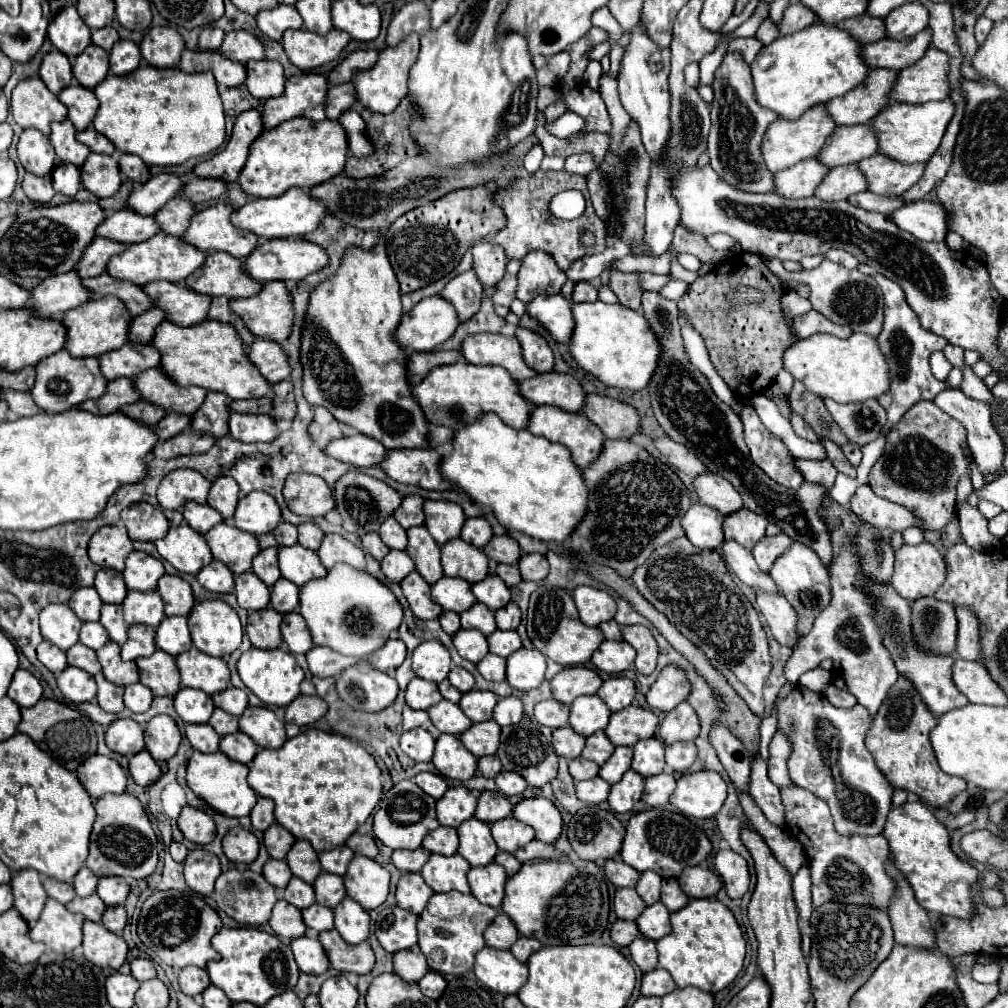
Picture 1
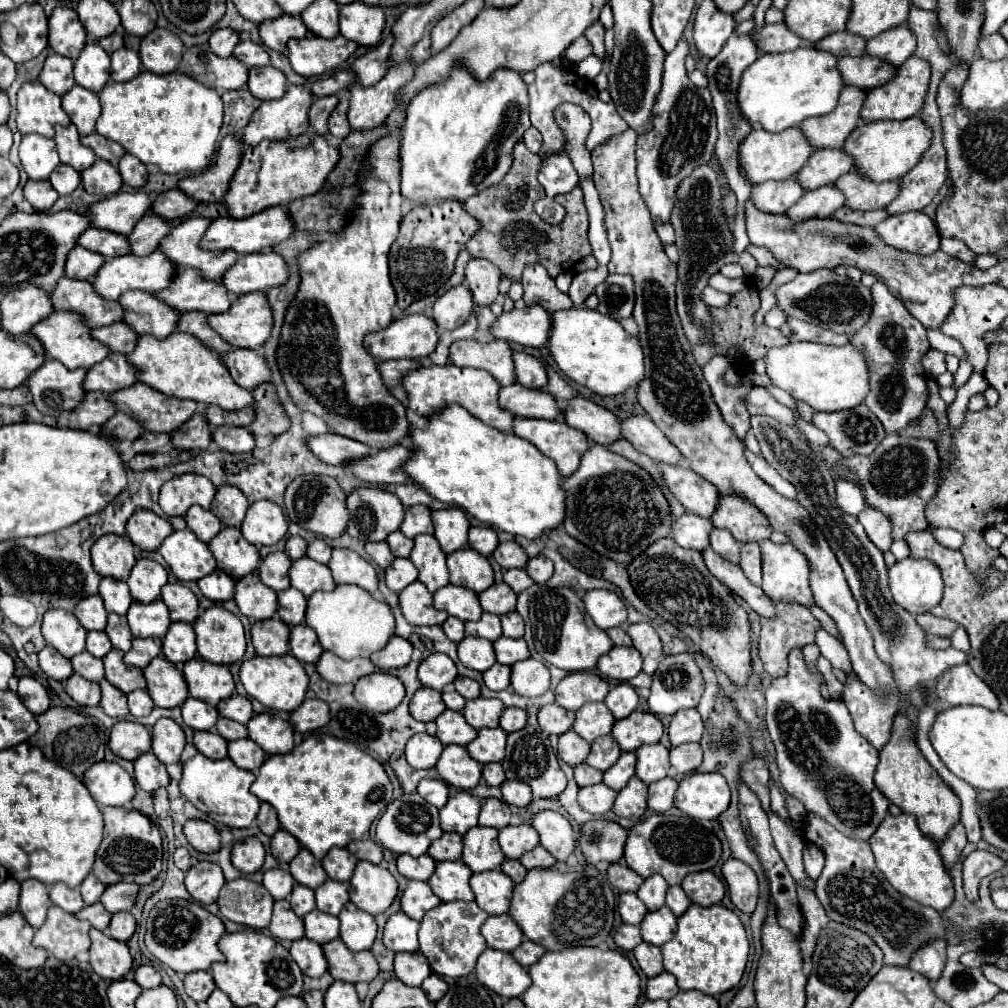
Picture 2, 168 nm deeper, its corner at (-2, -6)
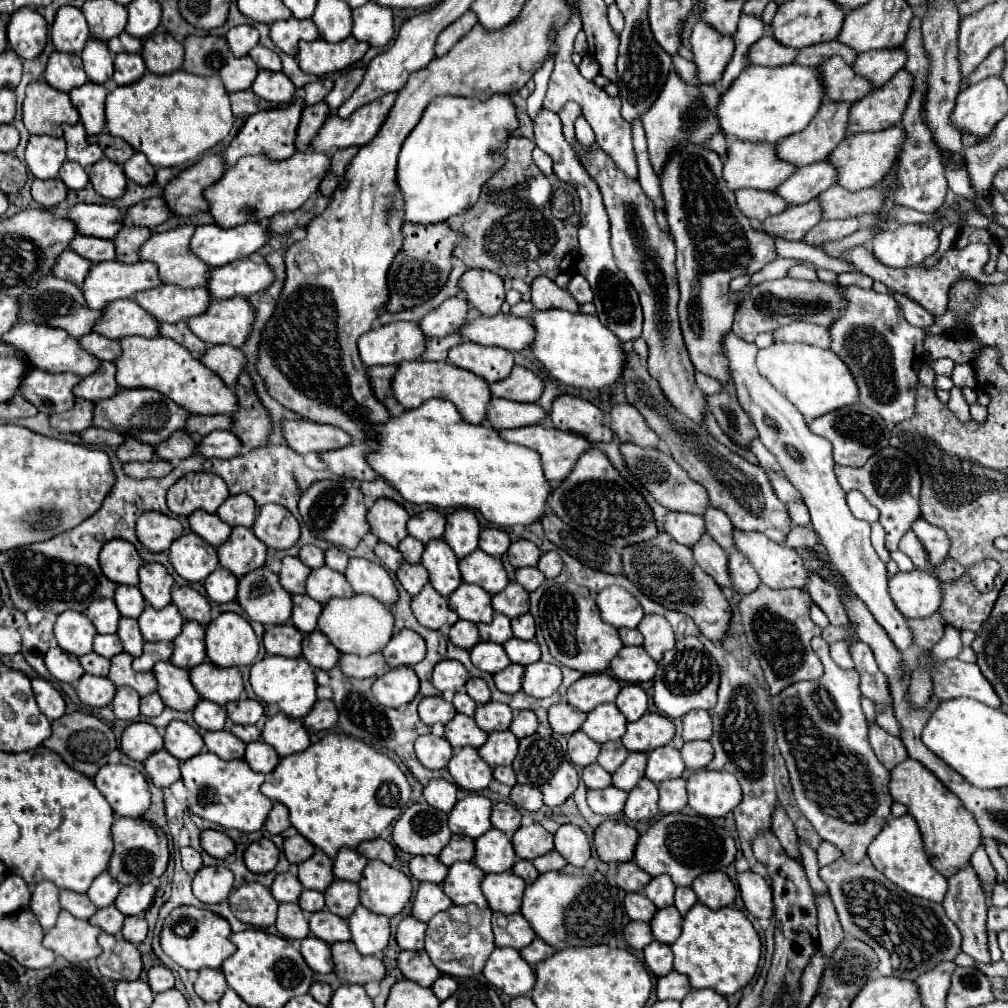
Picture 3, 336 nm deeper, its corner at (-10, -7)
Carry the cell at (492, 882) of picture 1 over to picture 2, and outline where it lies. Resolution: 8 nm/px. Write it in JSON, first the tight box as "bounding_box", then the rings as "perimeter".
{"bounding_box":[470,870,512,914],"perimeter":[[[488,870],[474,874],[470,886],[476,894],[476,904],[488,914],[504,914],[510,908],[512,900],[512,880],[498,870]]]}

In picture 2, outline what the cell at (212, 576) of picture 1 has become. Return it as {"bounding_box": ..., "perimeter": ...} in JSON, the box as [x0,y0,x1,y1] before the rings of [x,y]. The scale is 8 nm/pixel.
{"bounding_box":[198,570,234,602],"perimeter":[[[214,570],[204,576],[202,580],[198,580],[198,586],[200,592],[214,602],[226,602],[234,596],[234,580],[222,570]]]}

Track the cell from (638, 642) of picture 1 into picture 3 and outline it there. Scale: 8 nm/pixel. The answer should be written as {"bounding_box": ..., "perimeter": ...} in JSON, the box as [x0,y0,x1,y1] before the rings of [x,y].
{"bounding_box":[638,615,674,661],"perimeter":[[[646,615],[640,621],[638,631],[644,635],[644,649],[654,661],[660,661],[666,651],[674,649],[674,633],[664,617]]]}

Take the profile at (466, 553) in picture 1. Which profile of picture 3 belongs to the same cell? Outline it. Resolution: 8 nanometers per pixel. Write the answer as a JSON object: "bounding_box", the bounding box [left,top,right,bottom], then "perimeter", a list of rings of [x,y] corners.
{"bounding_box":[460,549,508,595],"perimeter":[[[476,549],[460,561],[460,573],[466,583],[476,583],[492,595],[508,585],[502,561],[494,555],[484,553],[482,549]]]}

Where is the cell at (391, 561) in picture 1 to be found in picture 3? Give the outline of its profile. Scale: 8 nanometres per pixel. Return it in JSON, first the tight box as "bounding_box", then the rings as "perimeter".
{"bounding_box":[396,563,428,595],"perimeter":[[[402,563],[400,569],[396,571],[396,579],[410,595],[418,595],[420,589],[428,583],[428,573],[422,567],[422,563],[416,563],[416,565]]]}

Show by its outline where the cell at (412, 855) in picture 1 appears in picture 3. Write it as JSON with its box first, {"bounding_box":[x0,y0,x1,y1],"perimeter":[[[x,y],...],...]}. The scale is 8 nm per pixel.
{"bounding_box":[410,855,448,883],"perimeter":[[[426,855],[426,857],[412,857],[410,859],[410,873],[418,881],[430,881],[430,883],[442,883],[448,867],[440,863],[438,857]]]}

